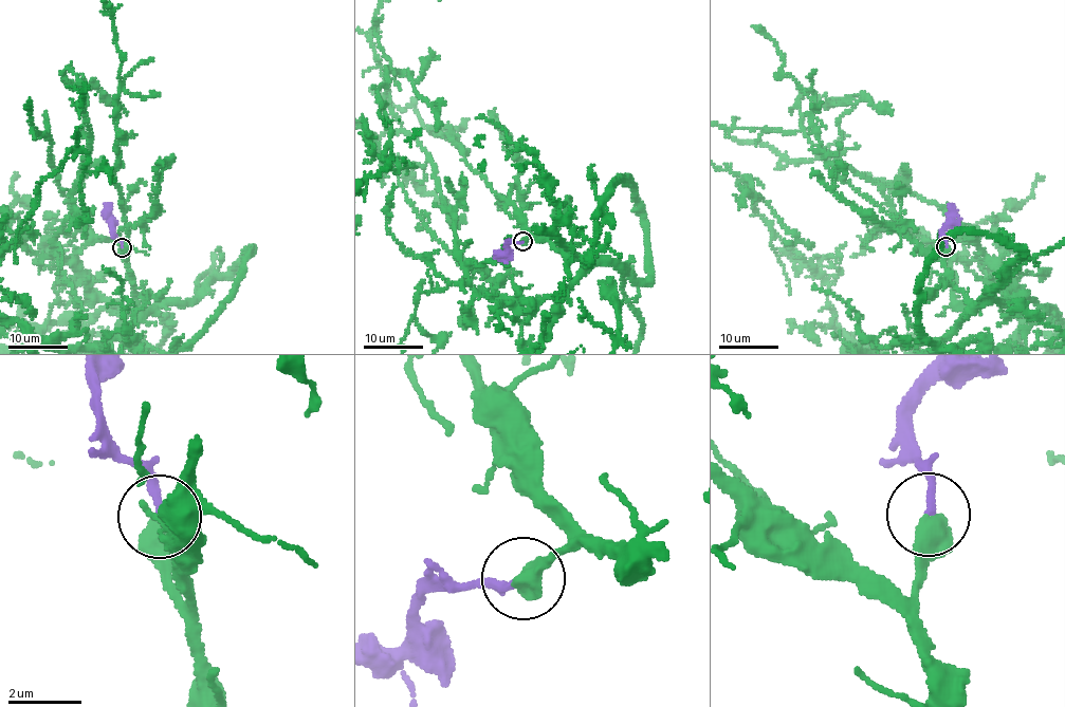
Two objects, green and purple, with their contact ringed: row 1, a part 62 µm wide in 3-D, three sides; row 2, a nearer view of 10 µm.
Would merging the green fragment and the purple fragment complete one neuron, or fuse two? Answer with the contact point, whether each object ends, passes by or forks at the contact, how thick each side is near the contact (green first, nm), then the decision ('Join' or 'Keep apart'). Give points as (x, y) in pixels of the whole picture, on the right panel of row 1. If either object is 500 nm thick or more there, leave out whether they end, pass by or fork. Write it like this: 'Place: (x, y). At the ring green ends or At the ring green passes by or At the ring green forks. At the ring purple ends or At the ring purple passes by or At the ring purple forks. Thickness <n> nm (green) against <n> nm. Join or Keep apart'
Place: (946, 246). Thickness 600 nm (green) against 200 nm. Join

